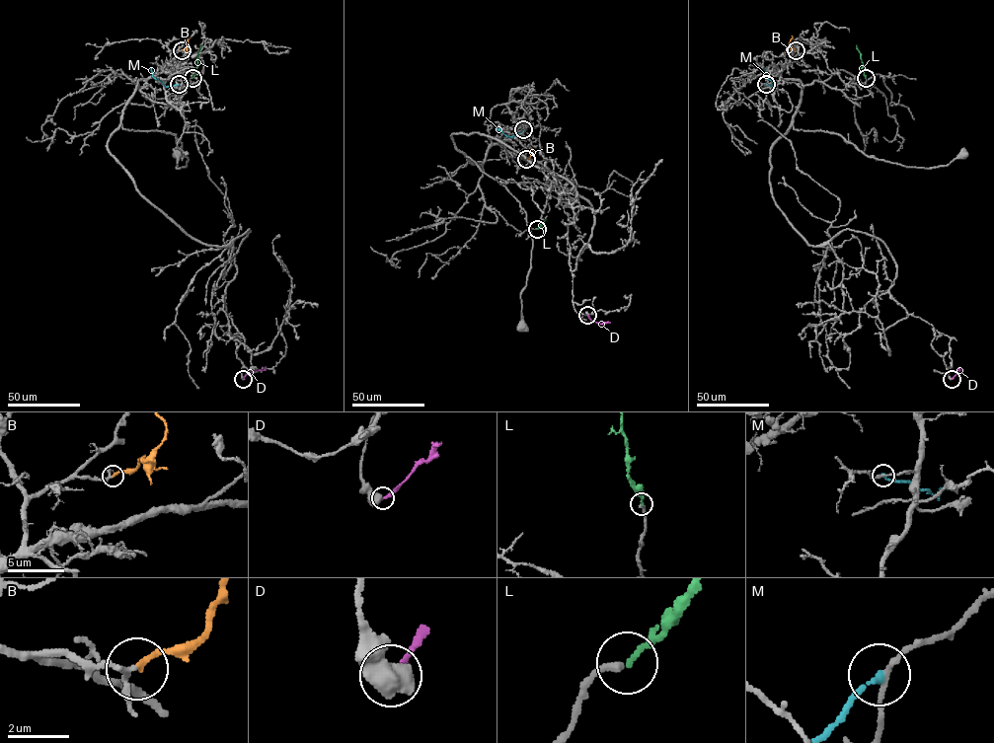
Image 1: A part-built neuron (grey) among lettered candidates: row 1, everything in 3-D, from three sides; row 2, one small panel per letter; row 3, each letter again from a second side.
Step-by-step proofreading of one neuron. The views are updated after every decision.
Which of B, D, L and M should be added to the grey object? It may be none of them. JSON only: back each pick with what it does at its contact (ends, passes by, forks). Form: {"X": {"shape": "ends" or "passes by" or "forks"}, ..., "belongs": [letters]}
{"B": {"shape": "ends"}, "L": {"shape": "ends"}, "belongs": ["B", "L"]}

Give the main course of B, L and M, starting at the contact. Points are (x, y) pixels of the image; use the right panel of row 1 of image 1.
B: (796, 50), (789, 47), (793, 37)
L: (866, 78), (856, 45)
M: (766, 84), (773, 87), (773, 82), (766, 78), (764, 68)

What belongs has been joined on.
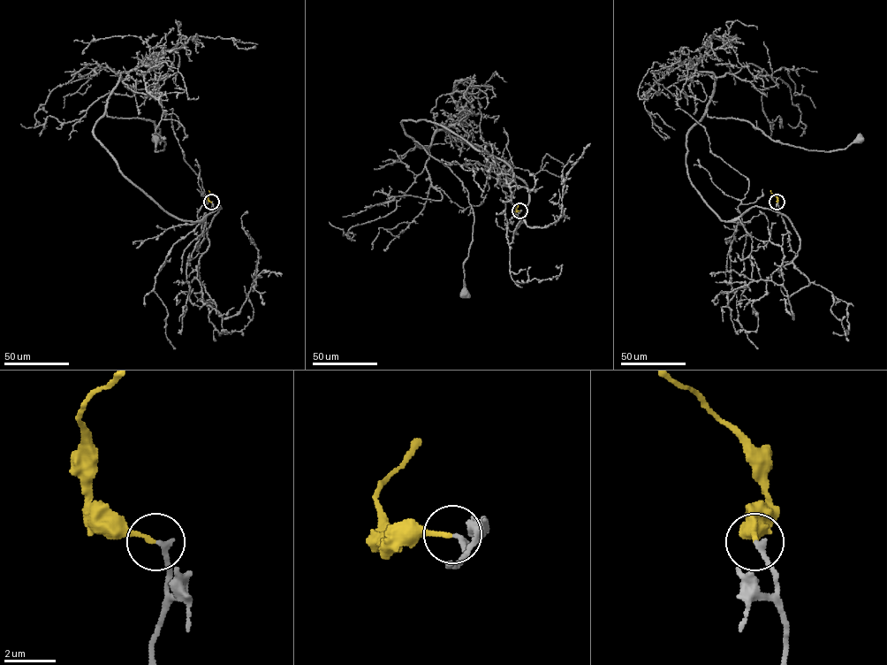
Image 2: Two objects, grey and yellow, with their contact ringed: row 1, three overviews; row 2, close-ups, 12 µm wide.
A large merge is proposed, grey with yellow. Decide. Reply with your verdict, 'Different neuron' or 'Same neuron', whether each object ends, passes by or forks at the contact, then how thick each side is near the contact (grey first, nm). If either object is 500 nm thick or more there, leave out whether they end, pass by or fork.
Same neuron. At the ring grey ends. At the ring yellow ends. Thickness 220 nm (grey) against 180 nm

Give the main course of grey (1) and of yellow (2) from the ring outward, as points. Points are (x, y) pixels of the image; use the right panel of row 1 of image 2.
1: (777, 202), (797, 253), (784, 215), (722, 220), (702, 200), (686, 135), (706, 112), (809, 150), (860, 139)
2: (777, 202), (777, 198), (770, 190)

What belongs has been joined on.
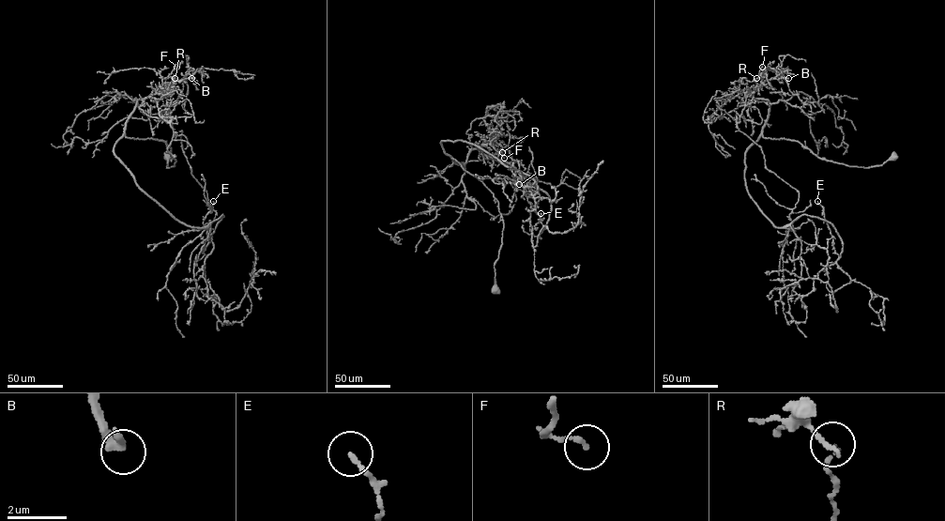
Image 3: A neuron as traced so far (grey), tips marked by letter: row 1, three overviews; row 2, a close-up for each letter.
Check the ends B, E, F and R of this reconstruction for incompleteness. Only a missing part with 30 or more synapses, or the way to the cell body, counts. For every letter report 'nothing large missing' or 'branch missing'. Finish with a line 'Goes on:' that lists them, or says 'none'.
B: branch missing
E: nothing large missing
F: nothing large missing
R: nothing large missing
Goes on: B

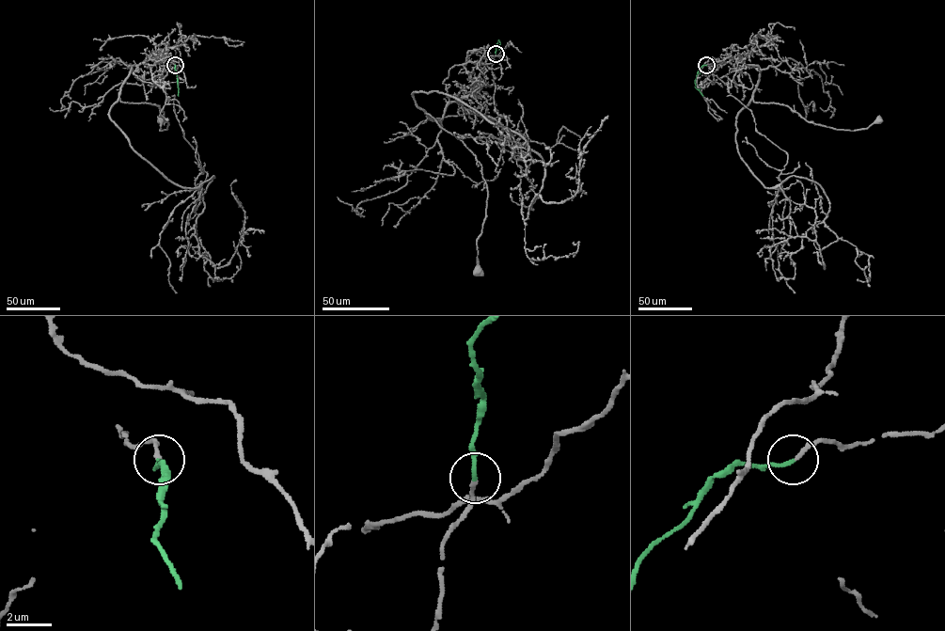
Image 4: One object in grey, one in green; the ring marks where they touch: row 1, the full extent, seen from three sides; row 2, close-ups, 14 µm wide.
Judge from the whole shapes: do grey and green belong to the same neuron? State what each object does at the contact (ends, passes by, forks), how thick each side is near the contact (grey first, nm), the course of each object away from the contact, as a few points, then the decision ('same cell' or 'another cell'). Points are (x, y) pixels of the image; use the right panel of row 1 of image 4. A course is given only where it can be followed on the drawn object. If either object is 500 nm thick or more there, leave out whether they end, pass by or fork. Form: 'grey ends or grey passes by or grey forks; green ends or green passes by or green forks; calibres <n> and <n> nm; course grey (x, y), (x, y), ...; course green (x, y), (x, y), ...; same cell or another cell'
grey ends; green ends; calibres 180 and 180 nm; course grey (706, 65), (731, 55), (756, 65), (753, 102), (786, 105), (810, 122), (853, 131), (879, 120); course green (706, 65), (699, 70), (695, 80), (695, 87), (702, 96); same cell

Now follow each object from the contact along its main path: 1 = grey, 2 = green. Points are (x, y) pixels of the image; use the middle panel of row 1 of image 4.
1: (496, 54), (492, 85), (477, 85), (448, 103), (440, 120), (426, 113), (481, 165), (488, 197), (478, 271)
2: (496, 54), (498, 39), (499, 49)

